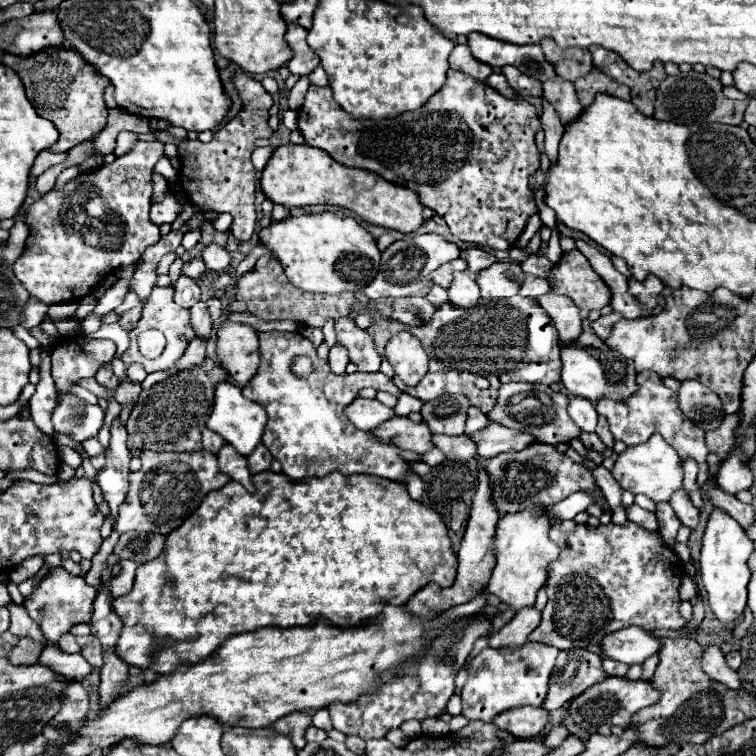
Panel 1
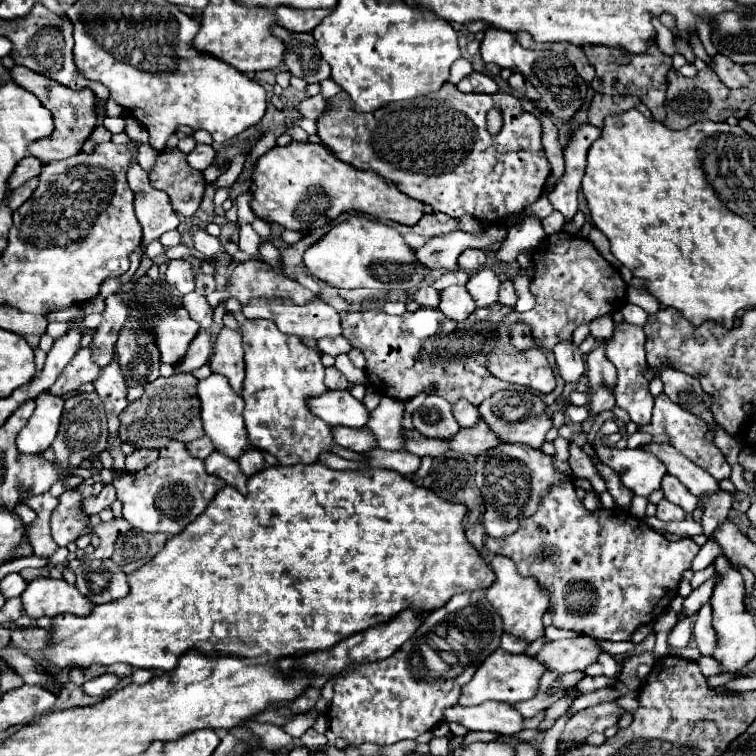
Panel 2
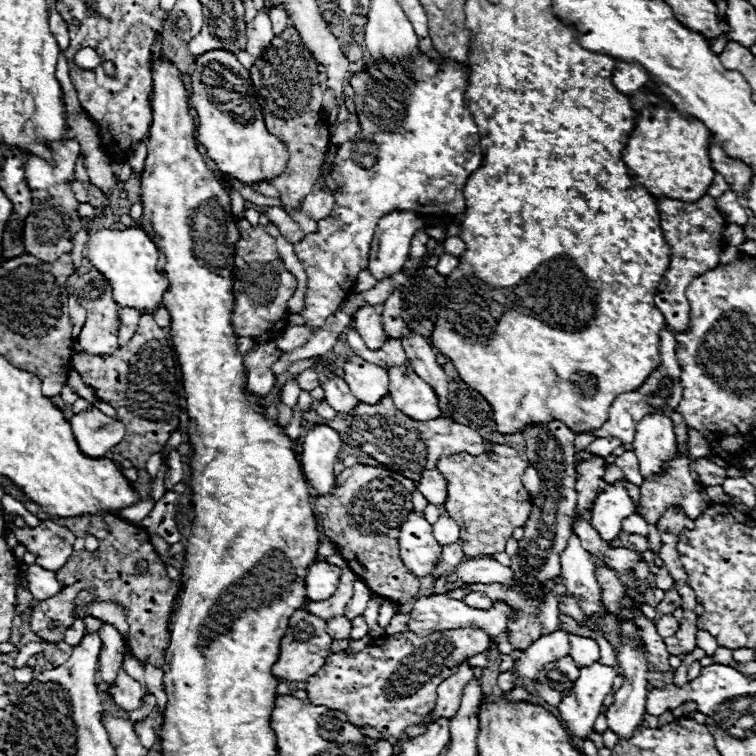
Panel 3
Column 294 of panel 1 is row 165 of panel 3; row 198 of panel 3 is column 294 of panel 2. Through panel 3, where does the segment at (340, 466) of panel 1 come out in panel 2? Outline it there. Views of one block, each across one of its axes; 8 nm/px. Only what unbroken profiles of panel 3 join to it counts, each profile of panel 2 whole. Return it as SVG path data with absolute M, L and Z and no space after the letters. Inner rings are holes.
M246 320L240 328L244 350L246 350L246 380L242 398L246 402L244 408L244 420L246 430L250 436L250 442L258 450L266 450L278 458L280 464L316 464L322 452L330 452L332 440L332 428L324 424L324 420L312 416L308 412L308 398L324 394L324 366L320 362L320 352L314 348L308 348L302 344L298 336L286 336L282 334L272 320Z

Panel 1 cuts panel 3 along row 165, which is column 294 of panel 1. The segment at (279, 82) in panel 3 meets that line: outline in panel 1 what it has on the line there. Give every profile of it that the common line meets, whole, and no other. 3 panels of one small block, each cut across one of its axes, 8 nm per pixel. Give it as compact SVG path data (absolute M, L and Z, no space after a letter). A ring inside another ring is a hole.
M270 254L260 256L258 262L254 264L254 268L238 278L236 300L246 302L248 310L262 320L292 320L296 324L310 326L310 328L322 328L328 318L332 318L336 322L336 320L348 316L356 304L356 298L352 292L340 292L340 294L300 292L296 286L292 286L286 280L280 262Z

